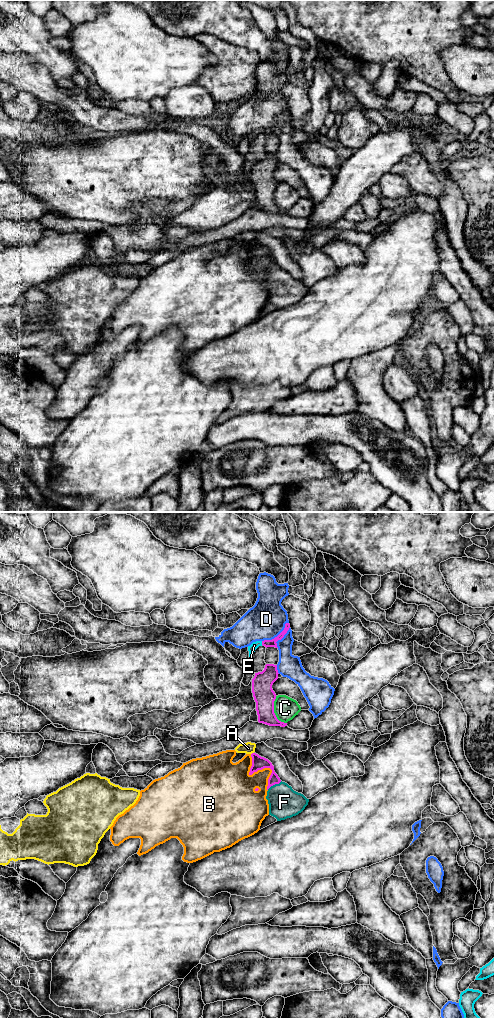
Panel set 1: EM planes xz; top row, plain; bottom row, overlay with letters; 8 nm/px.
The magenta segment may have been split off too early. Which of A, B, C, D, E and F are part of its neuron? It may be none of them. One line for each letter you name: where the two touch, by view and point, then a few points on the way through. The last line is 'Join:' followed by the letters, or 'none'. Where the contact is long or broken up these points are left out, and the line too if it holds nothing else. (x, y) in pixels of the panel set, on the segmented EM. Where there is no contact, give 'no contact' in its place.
F: meets magenta in xz at (274, 784); runs through xz (258, 763), (272, 768), (274, 784), (284, 802)
Join: F

